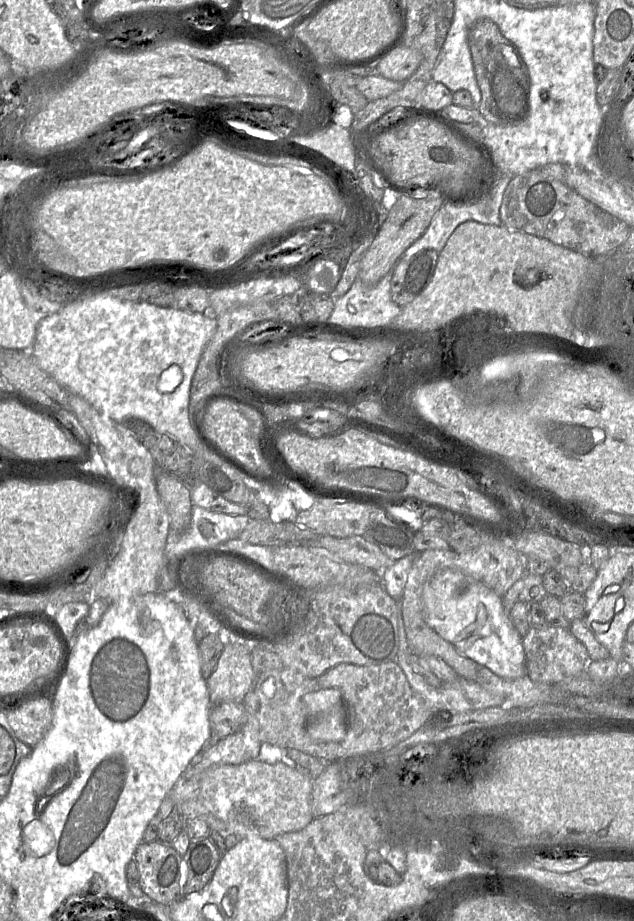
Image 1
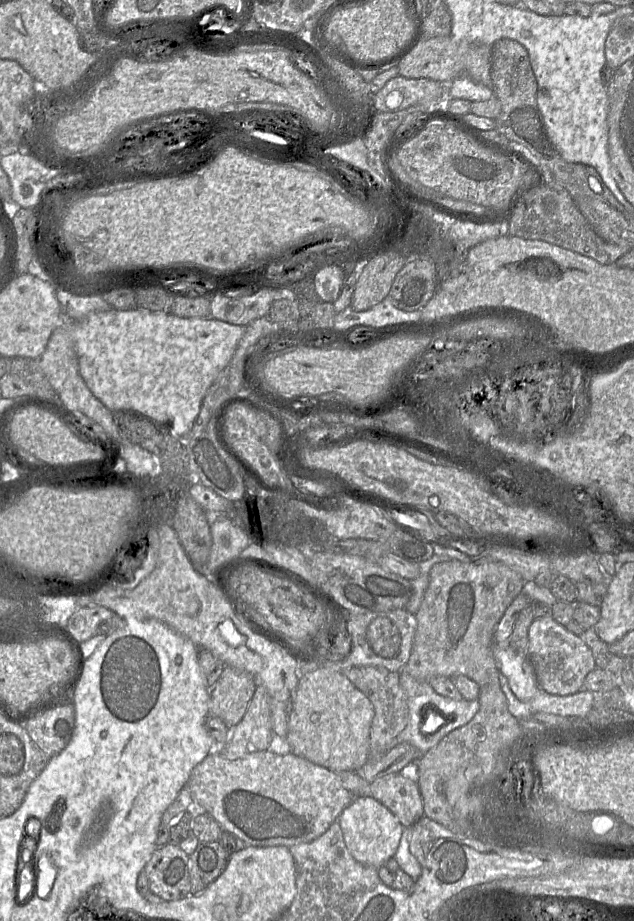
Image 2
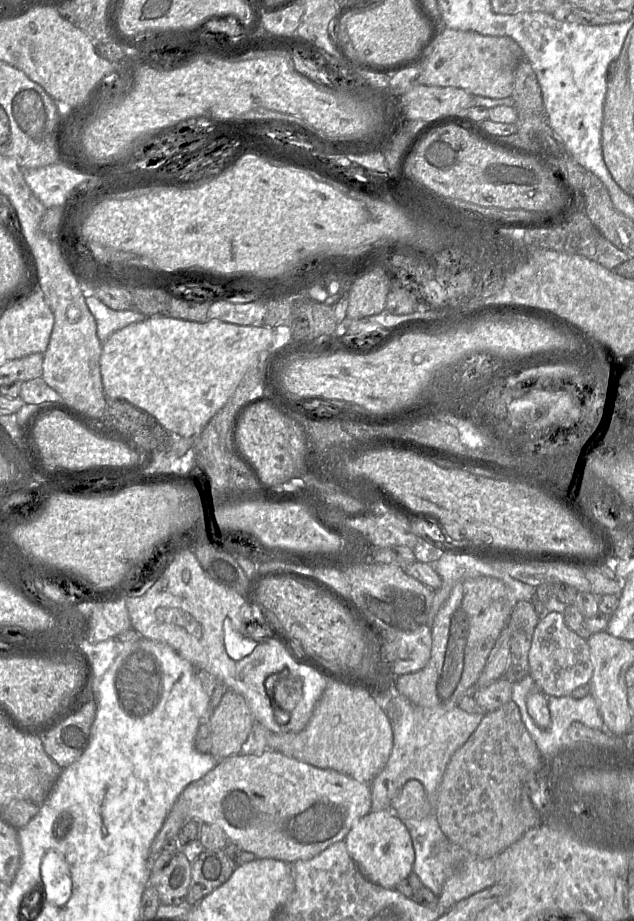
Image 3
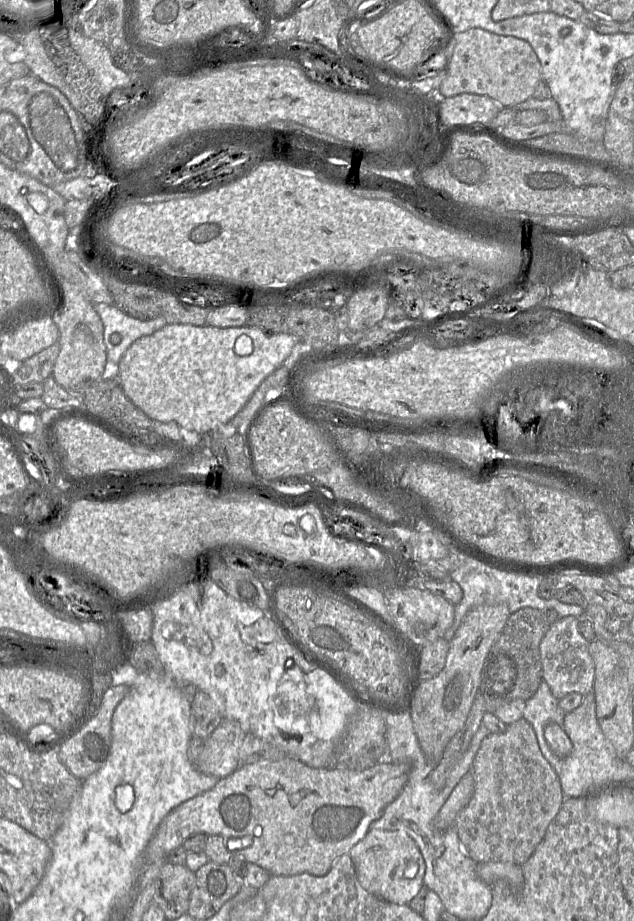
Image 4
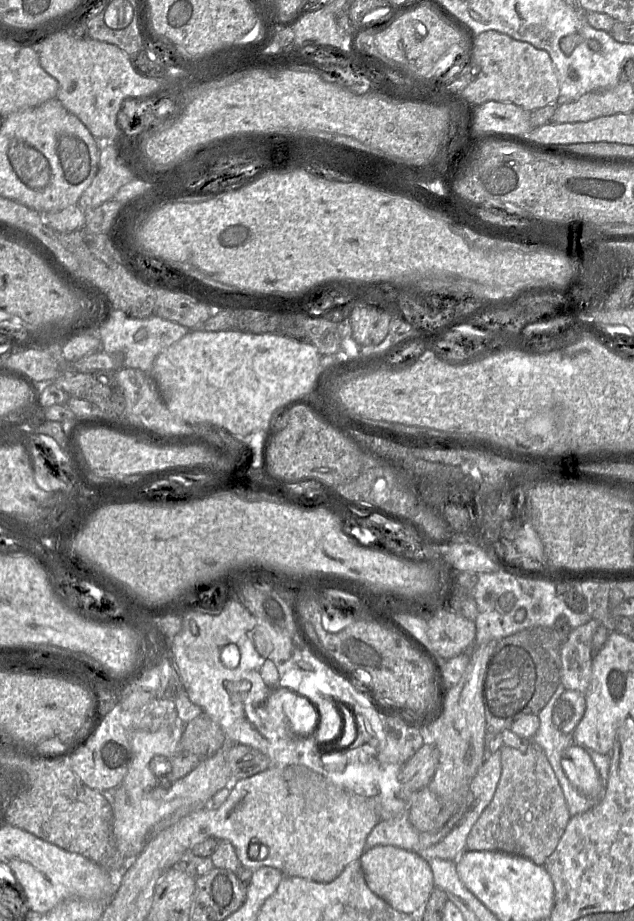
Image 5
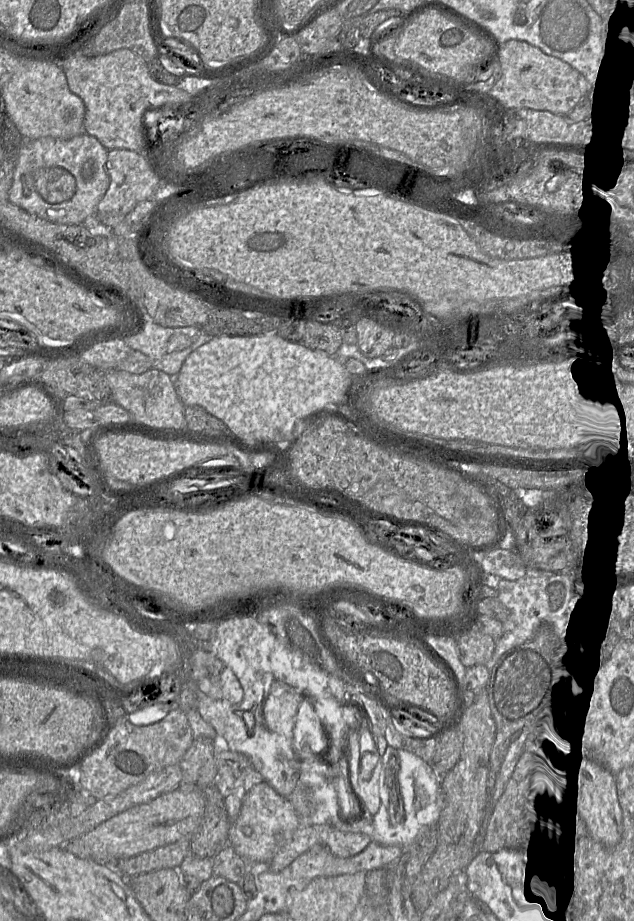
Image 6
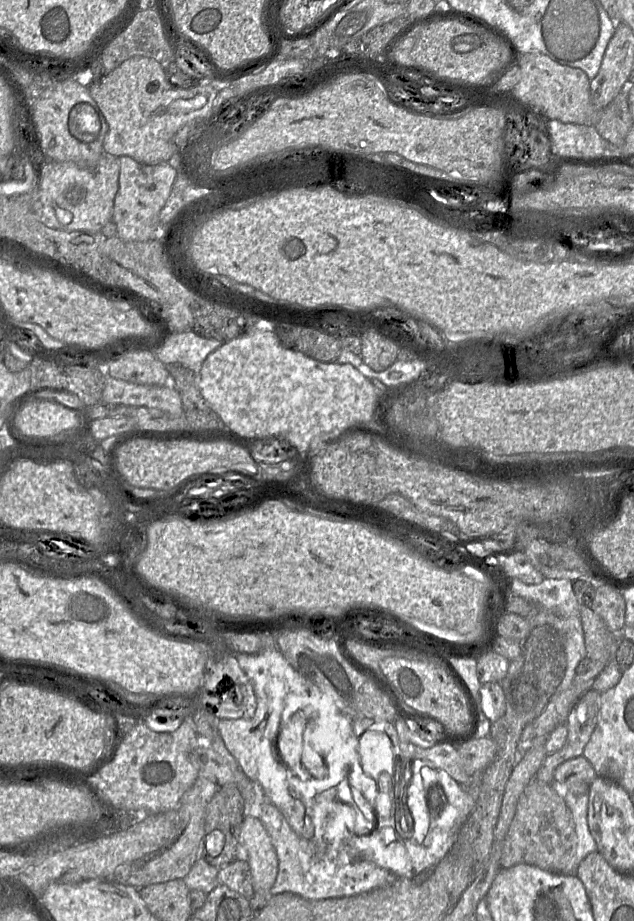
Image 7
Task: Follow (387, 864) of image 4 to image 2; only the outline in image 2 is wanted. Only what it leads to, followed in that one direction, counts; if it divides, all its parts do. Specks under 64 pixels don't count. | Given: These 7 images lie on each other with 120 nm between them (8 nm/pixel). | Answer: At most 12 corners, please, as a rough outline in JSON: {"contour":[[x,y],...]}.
{"contour":[[355,797],[338,821],[350,854],[377,869],[405,830],[372,797]]}

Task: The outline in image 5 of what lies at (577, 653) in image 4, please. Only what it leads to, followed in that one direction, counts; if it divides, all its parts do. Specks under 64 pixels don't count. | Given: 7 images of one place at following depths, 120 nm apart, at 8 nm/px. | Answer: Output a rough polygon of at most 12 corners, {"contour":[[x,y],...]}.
{"contour":[[600,622],[571,630],[561,648],[561,684],[587,692],[592,637]]}

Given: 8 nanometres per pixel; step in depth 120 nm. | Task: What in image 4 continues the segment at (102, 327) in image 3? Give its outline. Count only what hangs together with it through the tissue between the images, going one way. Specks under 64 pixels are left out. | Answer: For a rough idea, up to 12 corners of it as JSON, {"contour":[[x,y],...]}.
{"contour":[[92,302],[102,321],[110,373],[133,342],[168,324]]}

